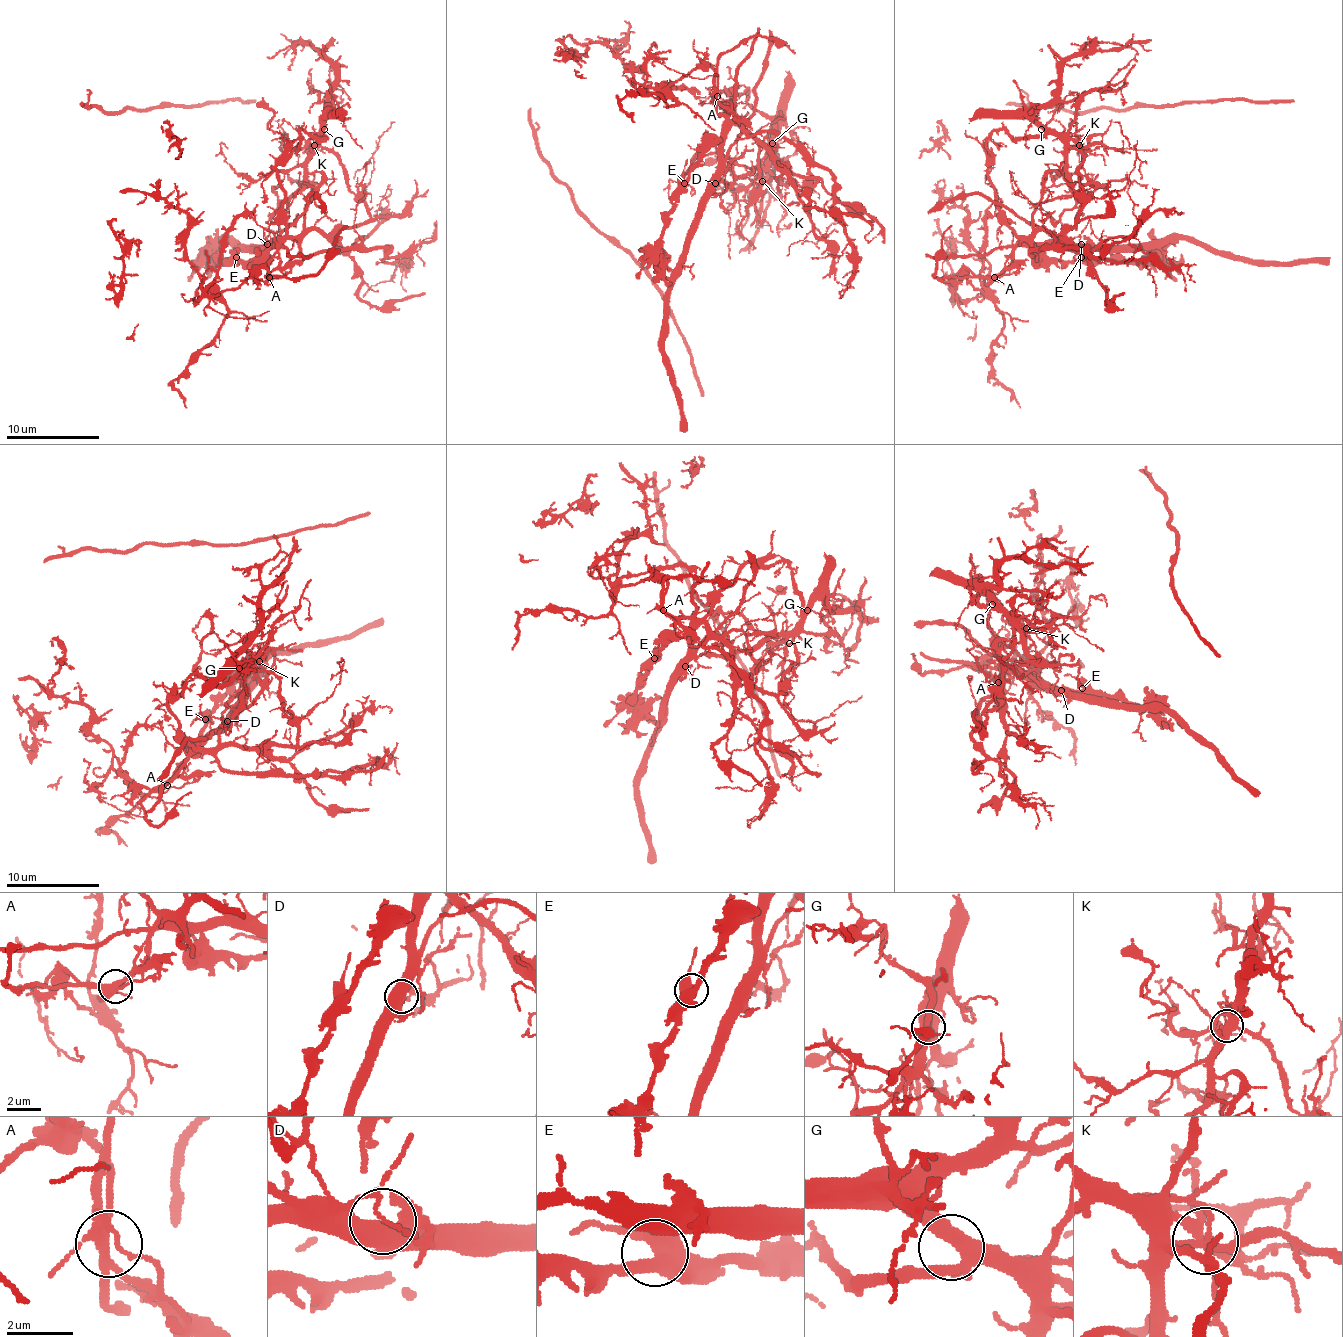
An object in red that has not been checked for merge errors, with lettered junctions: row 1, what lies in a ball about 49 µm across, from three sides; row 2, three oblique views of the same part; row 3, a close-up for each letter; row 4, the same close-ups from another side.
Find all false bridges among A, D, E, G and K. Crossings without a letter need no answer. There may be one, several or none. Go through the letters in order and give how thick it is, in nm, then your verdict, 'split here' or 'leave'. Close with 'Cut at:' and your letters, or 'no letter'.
A: 300 nm | split here
D: 480 nm | split here
E: 500 nm | leave
G: 400 nm | leave
K: 200 nm | split here
Cut at: A, D, K

